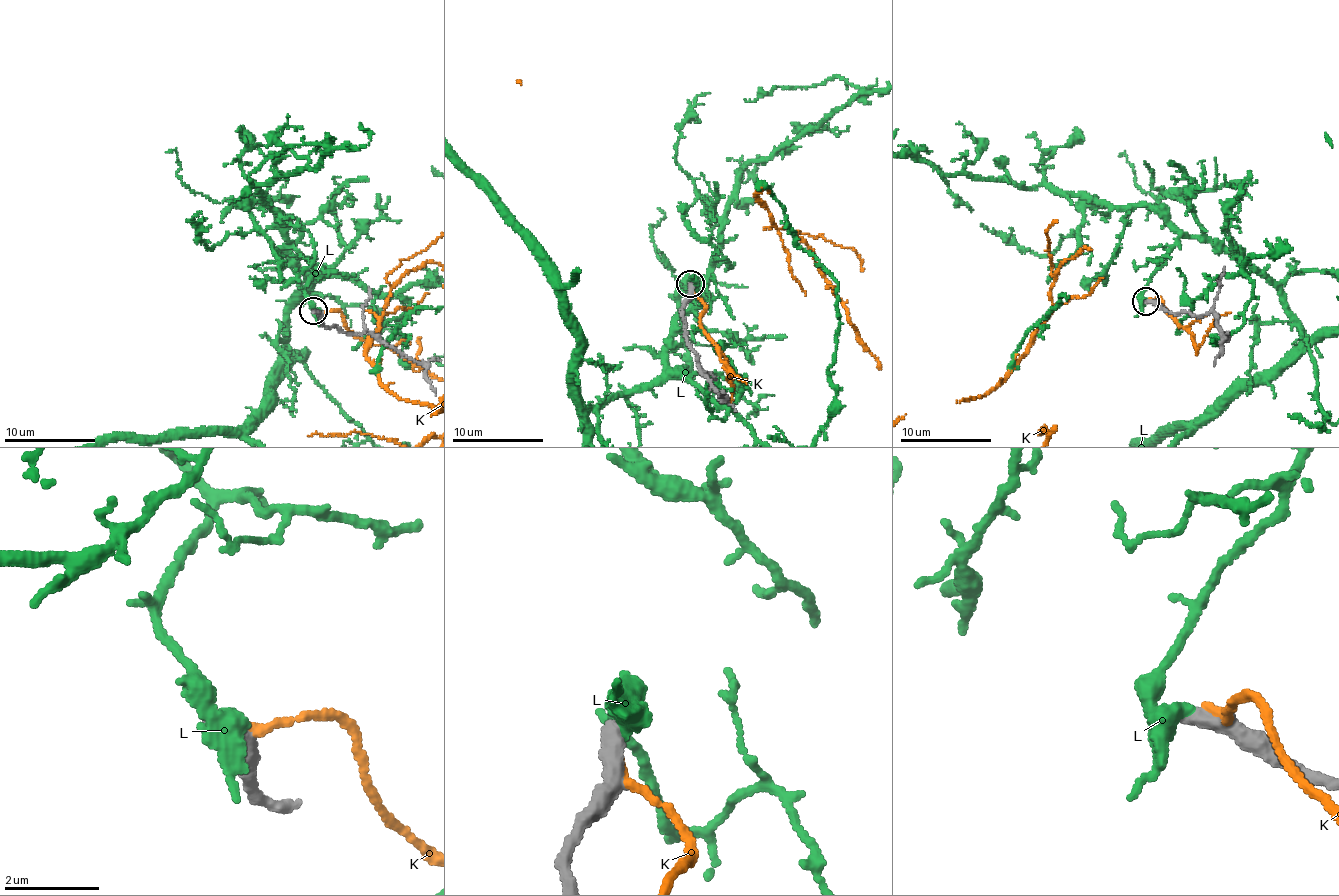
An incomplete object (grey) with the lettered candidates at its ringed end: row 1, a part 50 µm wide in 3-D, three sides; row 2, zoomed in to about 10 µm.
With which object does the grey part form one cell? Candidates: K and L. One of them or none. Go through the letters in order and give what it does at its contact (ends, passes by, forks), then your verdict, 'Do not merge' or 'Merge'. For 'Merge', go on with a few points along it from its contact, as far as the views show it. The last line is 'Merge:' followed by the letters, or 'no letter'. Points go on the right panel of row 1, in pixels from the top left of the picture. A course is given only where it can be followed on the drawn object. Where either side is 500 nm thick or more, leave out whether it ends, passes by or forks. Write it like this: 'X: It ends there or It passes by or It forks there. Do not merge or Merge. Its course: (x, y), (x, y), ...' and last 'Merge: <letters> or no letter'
K: Do not merge
L: It passes by. Do not merge
Merge: no letter

